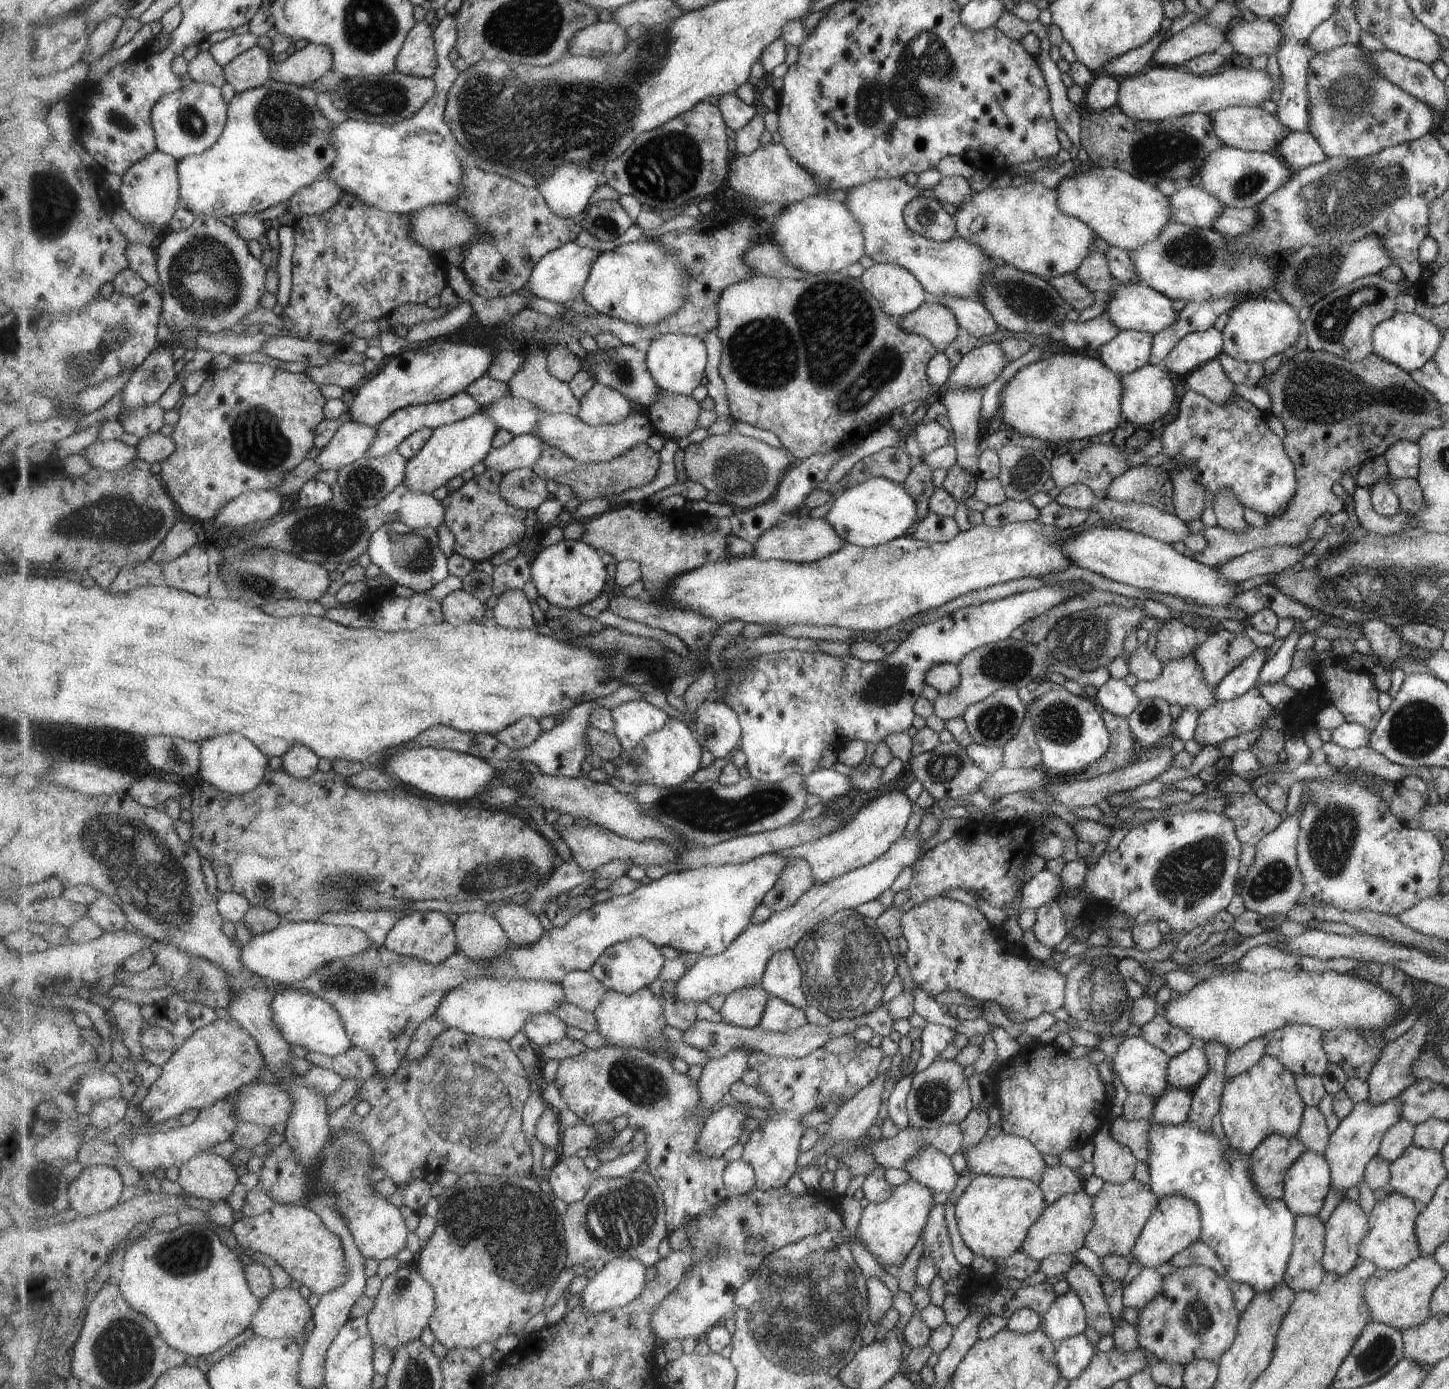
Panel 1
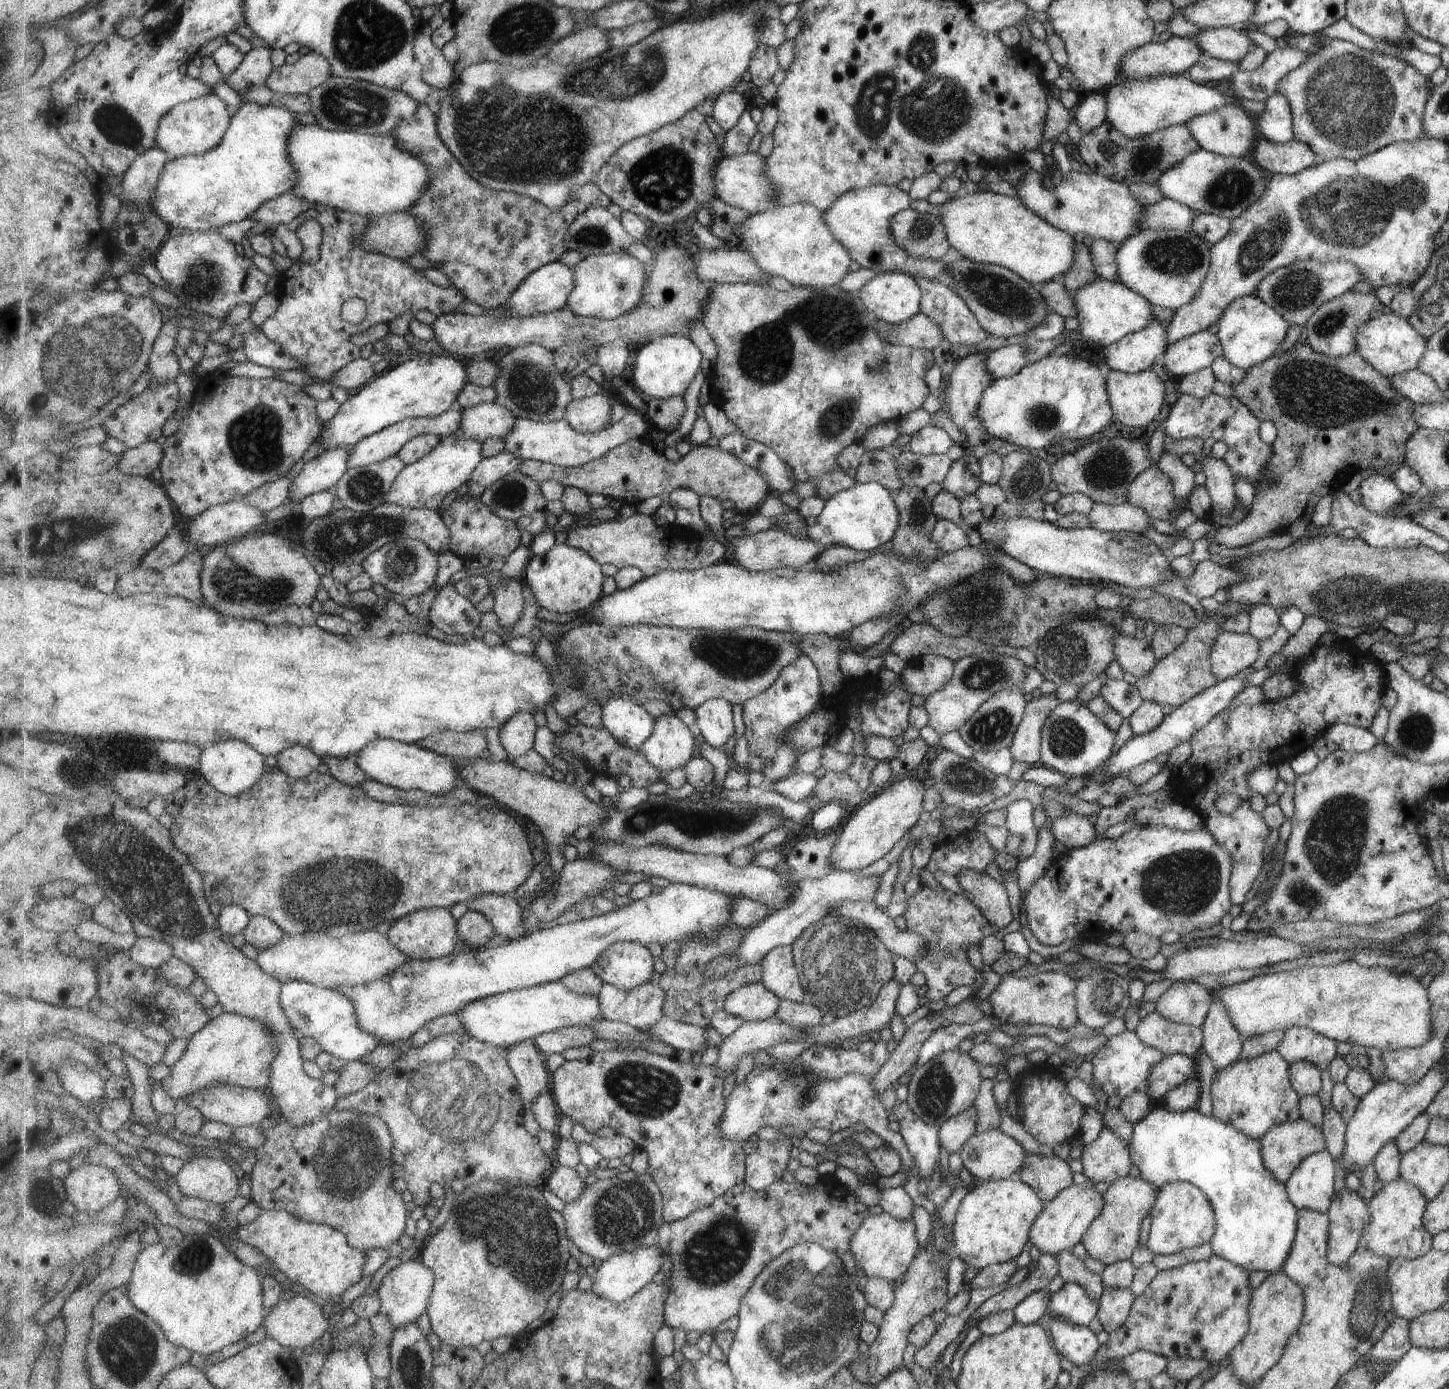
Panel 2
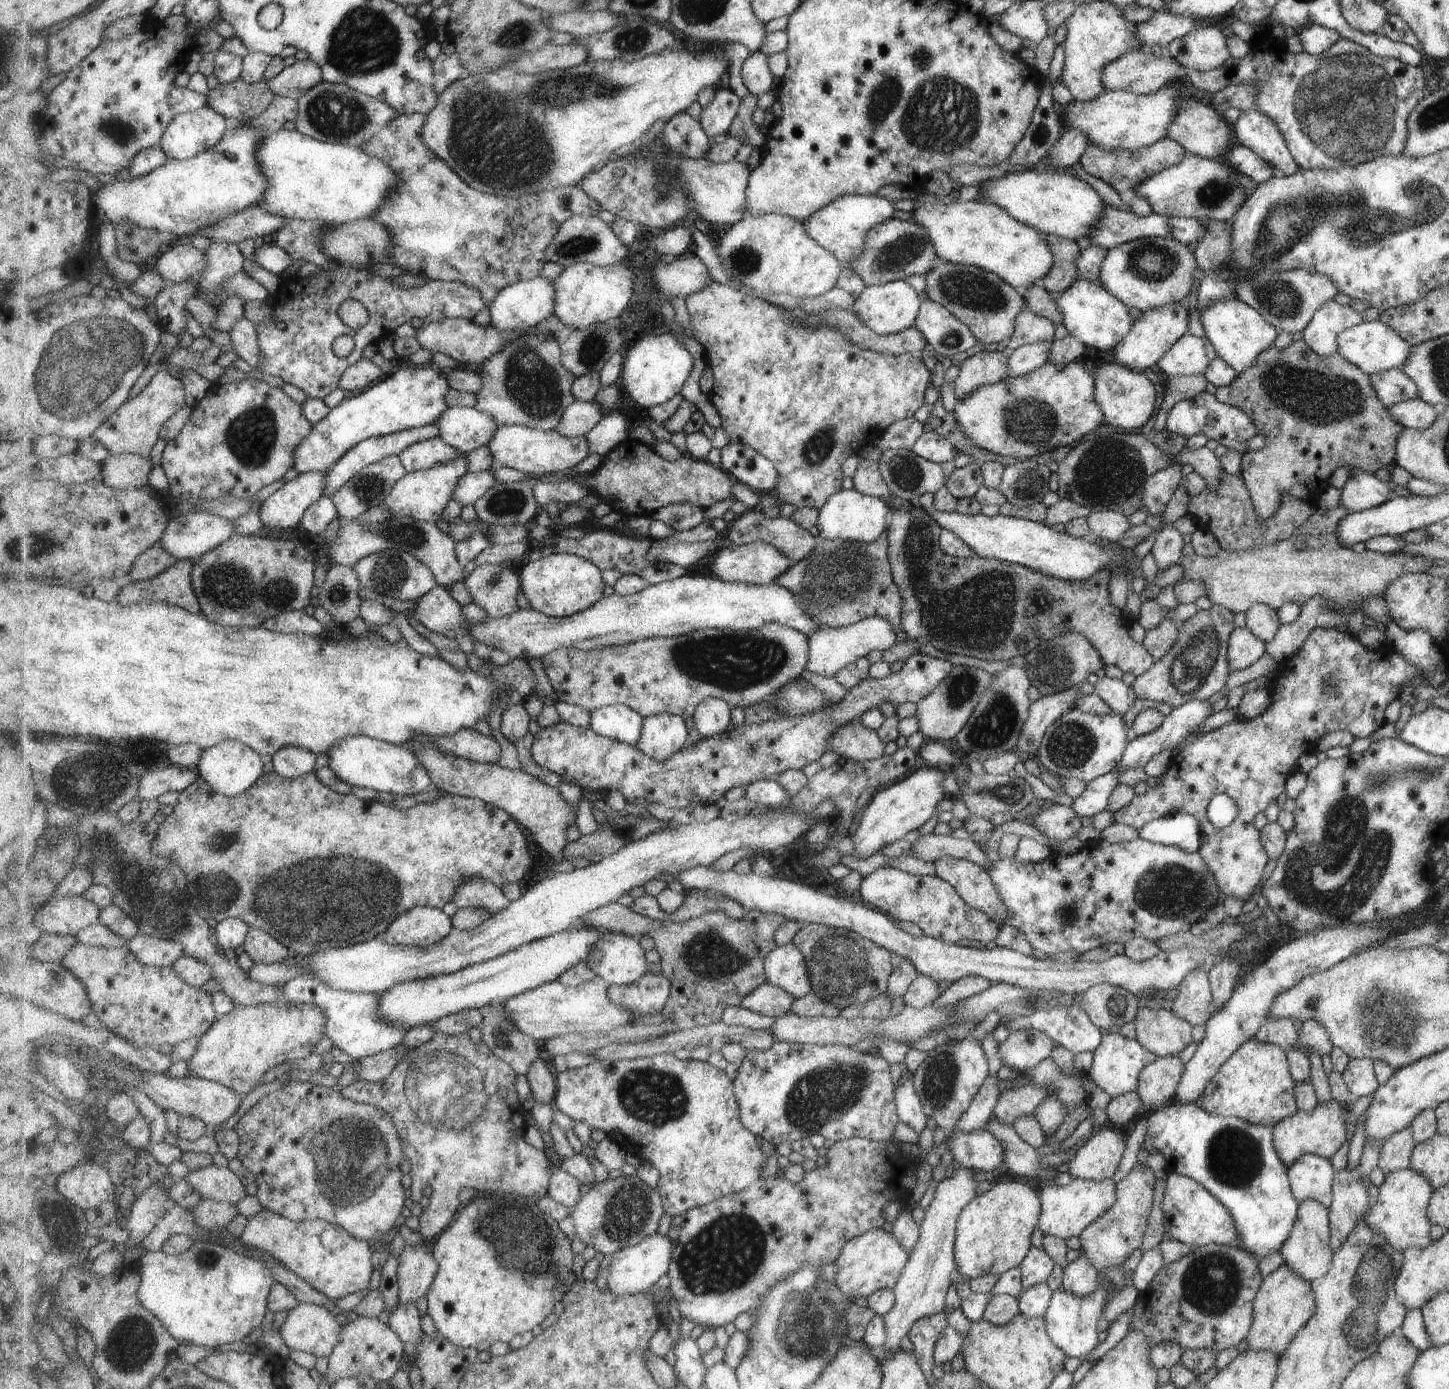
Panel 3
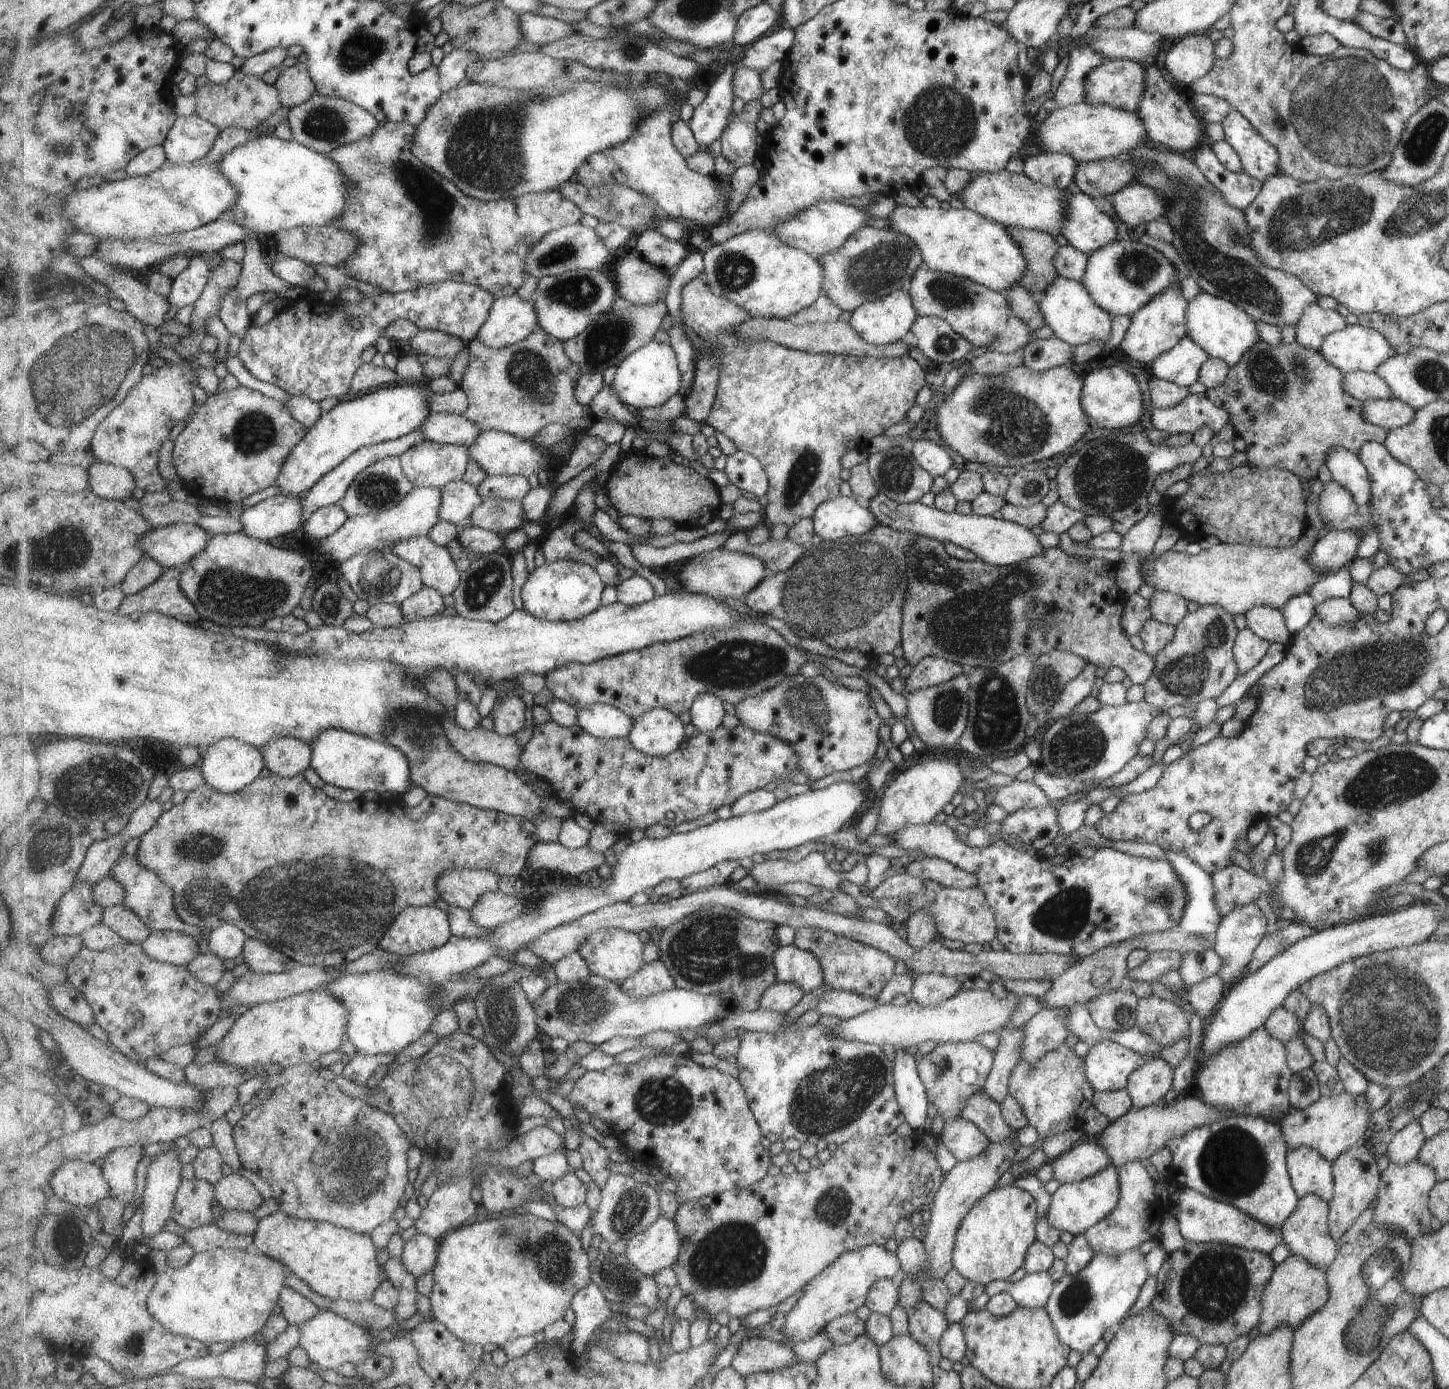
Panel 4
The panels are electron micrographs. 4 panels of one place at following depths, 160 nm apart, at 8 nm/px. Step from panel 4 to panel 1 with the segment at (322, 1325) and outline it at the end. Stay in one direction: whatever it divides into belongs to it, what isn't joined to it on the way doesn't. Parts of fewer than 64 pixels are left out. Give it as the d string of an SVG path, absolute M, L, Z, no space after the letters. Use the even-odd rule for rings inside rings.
M290 1287L273 1290L262 1299L262 1308L255 1314L250 1328L255 1335L269 1339L305 1337L305 1326L314 1310L301 1292Z

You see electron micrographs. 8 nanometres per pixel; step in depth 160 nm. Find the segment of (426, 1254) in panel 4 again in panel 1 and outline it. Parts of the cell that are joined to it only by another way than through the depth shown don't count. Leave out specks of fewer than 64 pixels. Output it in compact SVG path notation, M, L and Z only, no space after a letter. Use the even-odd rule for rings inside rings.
M402 1264L393 1275L389 1275L382 1282L382 1287L374 1300L374 1310L368 1315L368 1328L375 1346L389 1346L397 1352L403 1344L409 1344L419 1339L423 1330L430 1327L431 1318L436 1310L435 1289L420 1273L420 1270L412 1264Z

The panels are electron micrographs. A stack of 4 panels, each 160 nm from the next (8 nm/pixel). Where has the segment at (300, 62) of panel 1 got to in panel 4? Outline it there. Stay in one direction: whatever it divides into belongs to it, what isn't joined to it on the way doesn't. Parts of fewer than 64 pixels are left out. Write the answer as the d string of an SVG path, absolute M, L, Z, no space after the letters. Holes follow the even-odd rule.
M296 63L294 66L284 69L275 86L282 105L289 108L307 102L318 92L310 69L305 63Z

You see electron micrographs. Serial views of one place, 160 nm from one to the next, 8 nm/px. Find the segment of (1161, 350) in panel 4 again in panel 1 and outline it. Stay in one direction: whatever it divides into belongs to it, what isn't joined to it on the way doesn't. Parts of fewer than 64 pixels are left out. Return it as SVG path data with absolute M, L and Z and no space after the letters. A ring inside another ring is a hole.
M1126 329L1099 347L1095 355L1103 360L1110 372L1119 372L1123 376L1148 363L1152 347L1153 336L1150 333Z

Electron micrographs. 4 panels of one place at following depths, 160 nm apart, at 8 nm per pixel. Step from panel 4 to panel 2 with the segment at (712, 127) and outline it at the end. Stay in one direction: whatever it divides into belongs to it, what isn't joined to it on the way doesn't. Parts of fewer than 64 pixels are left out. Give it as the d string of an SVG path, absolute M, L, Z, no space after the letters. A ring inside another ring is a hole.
M727 90L714 98L711 116L725 132L730 131L747 110L747 102L740 92Z

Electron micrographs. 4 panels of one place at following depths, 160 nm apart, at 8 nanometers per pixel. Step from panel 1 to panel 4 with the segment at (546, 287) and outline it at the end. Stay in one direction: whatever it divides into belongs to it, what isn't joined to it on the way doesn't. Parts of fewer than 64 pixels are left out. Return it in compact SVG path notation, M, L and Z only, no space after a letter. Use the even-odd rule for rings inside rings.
M515 292L496 299L478 336L491 348L504 348L528 338L538 328L539 310L535 300L520 298Z

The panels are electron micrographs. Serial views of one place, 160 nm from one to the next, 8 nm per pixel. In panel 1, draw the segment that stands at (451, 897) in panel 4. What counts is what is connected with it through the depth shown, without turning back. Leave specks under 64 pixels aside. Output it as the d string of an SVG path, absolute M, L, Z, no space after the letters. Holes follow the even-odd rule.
M518 901L499 907L493 915L499 920L503 930L509 934L511 943L517 948L535 946L545 934L541 920L533 912L529 912Z

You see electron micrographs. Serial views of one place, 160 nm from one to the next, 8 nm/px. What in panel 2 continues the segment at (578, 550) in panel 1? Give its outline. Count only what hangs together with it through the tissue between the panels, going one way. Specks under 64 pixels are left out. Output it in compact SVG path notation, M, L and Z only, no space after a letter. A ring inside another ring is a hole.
M567 543L555 545L543 556L534 555L526 566L524 574L524 582L531 588L538 606L546 608L546 610L558 613L577 612L577 610L589 609L603 597L603 584L605 584L603 566L598 560L595 560L594 556L591 556L591 553L583 549L573 548Z

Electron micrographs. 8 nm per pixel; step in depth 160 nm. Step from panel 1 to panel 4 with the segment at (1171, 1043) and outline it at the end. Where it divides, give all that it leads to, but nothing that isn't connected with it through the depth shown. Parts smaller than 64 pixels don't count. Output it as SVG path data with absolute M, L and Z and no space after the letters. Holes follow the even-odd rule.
M1151 995L1138 1000L1134 1027L1165 1047L1188 1036L1189 1020L1177 1003Z

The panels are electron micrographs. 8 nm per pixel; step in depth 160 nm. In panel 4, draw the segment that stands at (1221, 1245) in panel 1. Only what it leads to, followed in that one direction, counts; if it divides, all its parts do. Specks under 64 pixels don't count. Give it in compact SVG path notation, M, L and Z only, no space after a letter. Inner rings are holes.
M1238 1115L1217 1118L1213 1122L1191 1128L1183 1136L1167 1140L1166 1148L1170 1154L1171 1179L1178 1186L1193 1188L1203 1196L1233 1205L1259 1224L1265 1224L1267 1228L1281 1228L1298 1206L1299 1199L1290 1184L1290 1174L1286 1168L1285 1138L1282 1137L1281 1129L1273 1122L1261 1117Z

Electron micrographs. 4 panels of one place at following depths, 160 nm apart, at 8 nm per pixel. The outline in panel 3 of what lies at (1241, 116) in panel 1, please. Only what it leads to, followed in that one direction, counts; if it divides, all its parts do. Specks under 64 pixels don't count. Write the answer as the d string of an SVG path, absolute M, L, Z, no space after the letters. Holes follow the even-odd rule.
M1194 99L1181 102L1177 115L1166 128L1166 134L1175 142L1178 142L1188 153L1208 159L1225 160L1227 148L1229 148L1229 126L1223 122L1223 118L1217 110L1209 104L1202 104Z

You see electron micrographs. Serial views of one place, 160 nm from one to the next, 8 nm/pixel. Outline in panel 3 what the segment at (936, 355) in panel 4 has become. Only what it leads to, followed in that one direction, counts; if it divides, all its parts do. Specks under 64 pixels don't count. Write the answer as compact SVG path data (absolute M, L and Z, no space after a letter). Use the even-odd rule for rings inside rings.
M911 275L907 281L921 298L918 316L912 324L925 338L927 350L944 357L952 357L975 344L972 332L943 305L927 298L922 275Z

